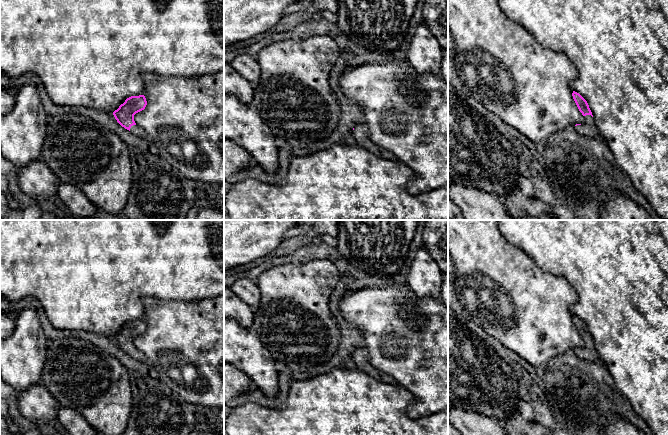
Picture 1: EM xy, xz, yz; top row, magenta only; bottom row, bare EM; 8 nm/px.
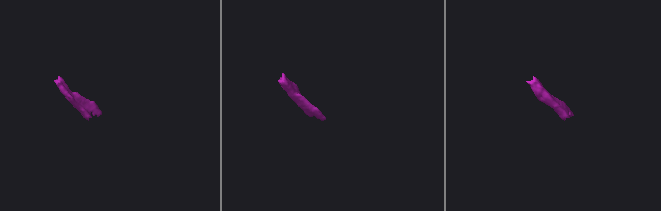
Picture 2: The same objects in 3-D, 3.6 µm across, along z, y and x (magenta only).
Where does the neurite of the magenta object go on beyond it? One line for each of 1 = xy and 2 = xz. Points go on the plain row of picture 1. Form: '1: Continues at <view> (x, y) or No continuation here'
1: Continues at xy (135, 353)
2: Continues at xz (360, 360)

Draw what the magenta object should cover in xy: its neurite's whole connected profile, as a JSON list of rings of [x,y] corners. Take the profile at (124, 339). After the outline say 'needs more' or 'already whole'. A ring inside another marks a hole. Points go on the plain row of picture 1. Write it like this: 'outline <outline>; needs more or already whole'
outline [[[144,319],[131,320],[113,336],[117,346],[131,357],[147,362],[146,356],[134,345],[134,339],[145,333],[147,325]]]; needs more

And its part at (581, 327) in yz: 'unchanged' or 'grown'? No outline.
grown

